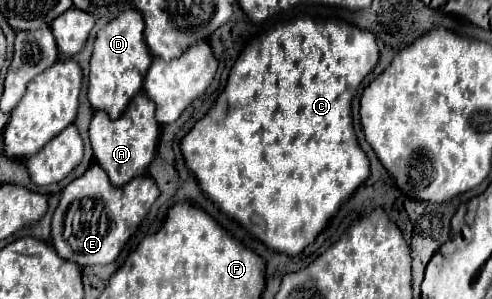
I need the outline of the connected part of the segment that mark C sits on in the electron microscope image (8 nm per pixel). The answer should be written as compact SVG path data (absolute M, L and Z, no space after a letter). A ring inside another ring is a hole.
M309 17L298 18L271 29L269 33L265 33L263 37L259 37L251 45L247 45L239 53L237 61L233 63L229 79L227 79L227 85L225 85L223 93L217 97L215 105L181 139L181 153L185 157L185 165L197 177L197 183L199 183L201 191L225 215L229 215L241 227L245 227L249 233L253 233L257 239L261 239L271 251L287 253L287 255L299 255L307 245L311 245L317 239L317 235L323 231L327 221L337 213L337 209L369 177L369 159L363 153L363 149L359 147L355 131L353 131L353 123L351 123L351 101L353 101L353 95L355 95L359 83L365 79L365 75L369 75L373 71L377 59L379 59L379 51L377 51L377 43L375 43L375 37L371 35L371 31L365 31L365 29L359 29L355 25L349 25L349 23L338 20L321 21ZM253 215L261 215L267 221L267 229L265 231L261 231L261 227L253 223L253 219L251 219Z

